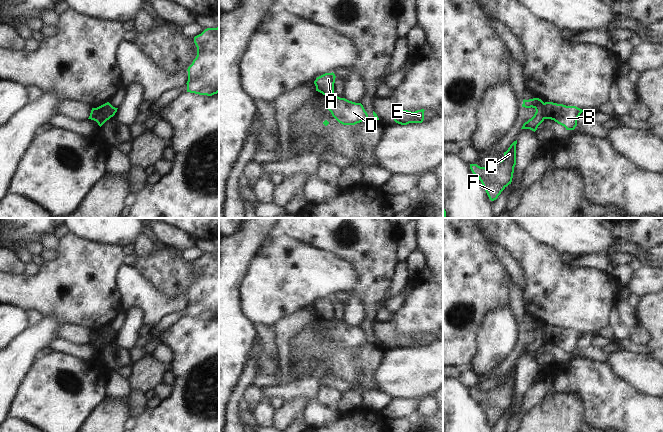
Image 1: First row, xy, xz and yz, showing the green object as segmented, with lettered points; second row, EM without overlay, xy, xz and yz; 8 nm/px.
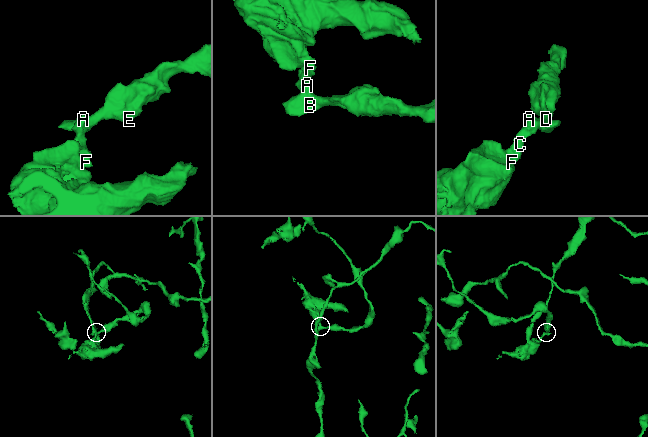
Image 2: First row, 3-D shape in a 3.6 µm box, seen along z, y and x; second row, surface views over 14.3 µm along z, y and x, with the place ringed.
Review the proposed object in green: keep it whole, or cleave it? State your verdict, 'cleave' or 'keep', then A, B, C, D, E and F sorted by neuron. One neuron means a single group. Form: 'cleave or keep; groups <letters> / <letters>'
cleave; groups A C F / B D E

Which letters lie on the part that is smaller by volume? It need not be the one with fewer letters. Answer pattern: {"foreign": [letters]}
{"foreign": ["A", "C", "F"]}

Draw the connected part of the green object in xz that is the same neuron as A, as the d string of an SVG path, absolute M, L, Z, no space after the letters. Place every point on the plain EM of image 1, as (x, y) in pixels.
M325 297L316 302L314 308L316 310L316 315L322 317L326 321L331 321L334 319L334 307L335 307L335 298Z

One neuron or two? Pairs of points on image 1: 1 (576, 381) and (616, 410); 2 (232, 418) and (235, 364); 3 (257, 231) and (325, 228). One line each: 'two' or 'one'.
1: one
2: two
3: two

